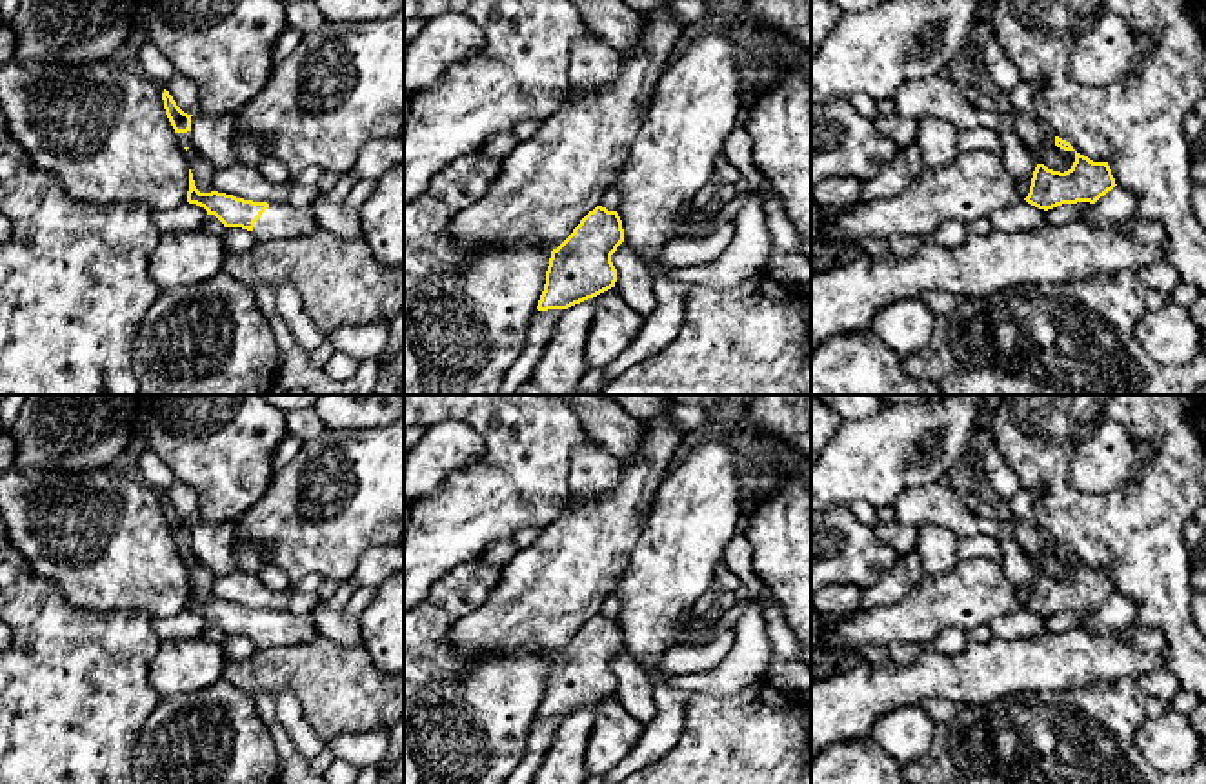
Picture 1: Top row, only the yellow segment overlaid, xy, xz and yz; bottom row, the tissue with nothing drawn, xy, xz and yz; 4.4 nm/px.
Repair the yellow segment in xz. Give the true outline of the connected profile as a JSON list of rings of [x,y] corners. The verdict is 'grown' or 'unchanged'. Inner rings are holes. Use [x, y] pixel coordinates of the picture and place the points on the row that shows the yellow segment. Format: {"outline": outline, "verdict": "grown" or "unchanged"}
{"outline": [[[597,206],[573,233],[551,251],[538,311],[568,309],[593,298],[617,282],[611,255],[624,242],[617,211]]], "verdict": "unchanged"}

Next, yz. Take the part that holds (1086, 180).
{"outline": [[[1075,151],[1075,162],[1064,173],[1037,164],[1024,200],[1044,211],[1062,204],[1095,204],[1115,186],[1108,162],[1093,162]]], "verdict": "unchanged"}

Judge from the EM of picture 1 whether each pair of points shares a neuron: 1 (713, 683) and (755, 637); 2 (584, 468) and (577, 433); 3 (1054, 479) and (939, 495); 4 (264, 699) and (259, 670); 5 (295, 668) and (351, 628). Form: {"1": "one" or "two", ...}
{"1": "one", "2": "two", "3": "two", "4": "two", "5": "two"}

